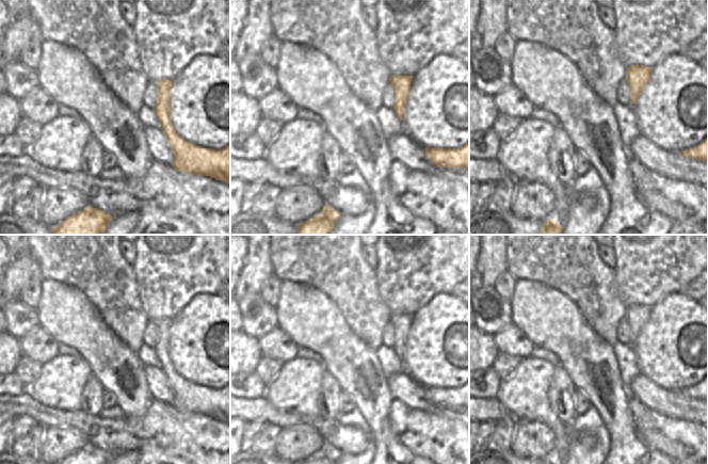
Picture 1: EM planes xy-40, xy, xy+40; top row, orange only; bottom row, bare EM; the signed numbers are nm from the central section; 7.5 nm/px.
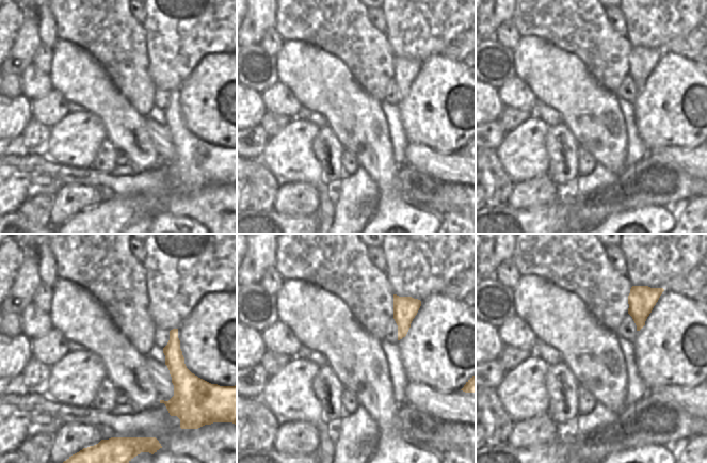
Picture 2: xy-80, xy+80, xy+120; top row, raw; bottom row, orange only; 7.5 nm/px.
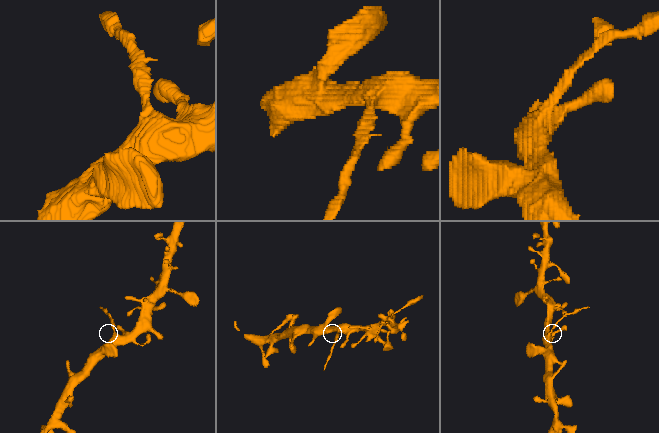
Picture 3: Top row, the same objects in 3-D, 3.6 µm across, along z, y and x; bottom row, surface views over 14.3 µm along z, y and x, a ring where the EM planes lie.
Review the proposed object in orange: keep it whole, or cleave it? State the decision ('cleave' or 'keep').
keep

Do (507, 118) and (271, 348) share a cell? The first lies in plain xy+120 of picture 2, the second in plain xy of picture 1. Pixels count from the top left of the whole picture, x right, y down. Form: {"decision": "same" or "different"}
{"decision": "different"}

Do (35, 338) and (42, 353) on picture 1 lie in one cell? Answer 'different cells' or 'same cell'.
same cell

